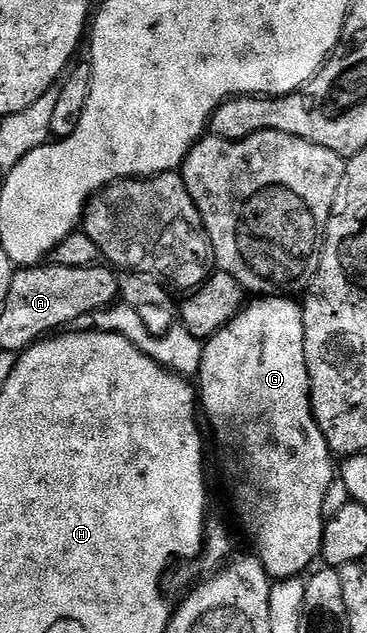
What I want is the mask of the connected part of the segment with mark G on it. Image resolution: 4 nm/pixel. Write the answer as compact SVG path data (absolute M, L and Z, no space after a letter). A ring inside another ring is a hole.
M259 296L251 301L254 302L251 305L249 302L215 337L209 338L203 344L202 362L196 374L196 389L200 394L201 412L210 420L210 429L214 432L219 447L222 448L222 454L218 457L219 463L222 464L222 473L226 477L231 477L226 489L230 492L231 499L234 500L234 513L238 516L243 531L250 536L250 541L254 544L255 549L253 552L256 554L258 562L265 567L266 574L272 579L285 579L305 574L311 568L309 565L313 561L319 560L322 552L324 495L328 491L328 487L336 480L336 461L316 423L310 406L310 380L304 359L304 323L302 322L301 304L290 297Z

